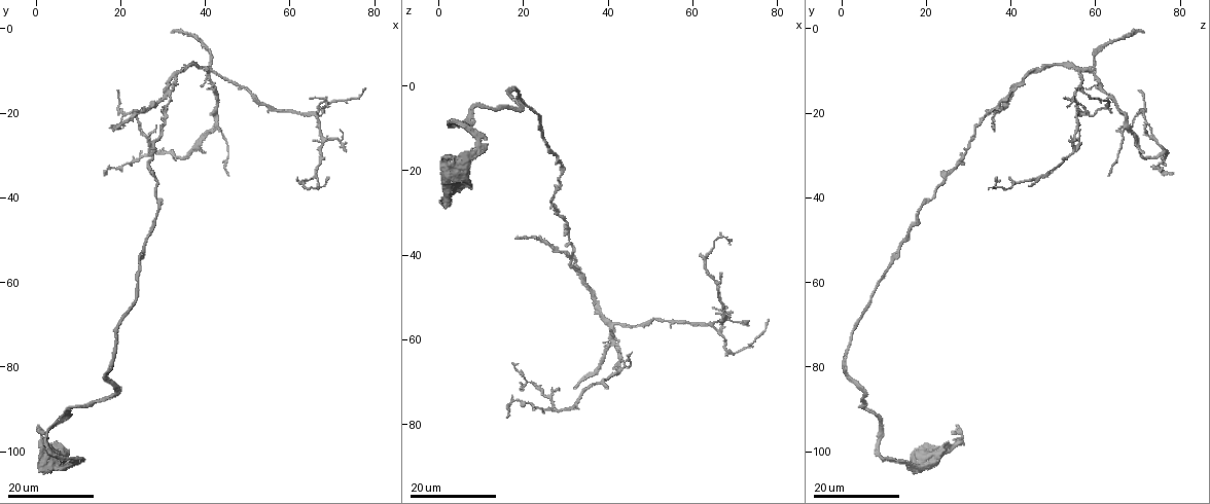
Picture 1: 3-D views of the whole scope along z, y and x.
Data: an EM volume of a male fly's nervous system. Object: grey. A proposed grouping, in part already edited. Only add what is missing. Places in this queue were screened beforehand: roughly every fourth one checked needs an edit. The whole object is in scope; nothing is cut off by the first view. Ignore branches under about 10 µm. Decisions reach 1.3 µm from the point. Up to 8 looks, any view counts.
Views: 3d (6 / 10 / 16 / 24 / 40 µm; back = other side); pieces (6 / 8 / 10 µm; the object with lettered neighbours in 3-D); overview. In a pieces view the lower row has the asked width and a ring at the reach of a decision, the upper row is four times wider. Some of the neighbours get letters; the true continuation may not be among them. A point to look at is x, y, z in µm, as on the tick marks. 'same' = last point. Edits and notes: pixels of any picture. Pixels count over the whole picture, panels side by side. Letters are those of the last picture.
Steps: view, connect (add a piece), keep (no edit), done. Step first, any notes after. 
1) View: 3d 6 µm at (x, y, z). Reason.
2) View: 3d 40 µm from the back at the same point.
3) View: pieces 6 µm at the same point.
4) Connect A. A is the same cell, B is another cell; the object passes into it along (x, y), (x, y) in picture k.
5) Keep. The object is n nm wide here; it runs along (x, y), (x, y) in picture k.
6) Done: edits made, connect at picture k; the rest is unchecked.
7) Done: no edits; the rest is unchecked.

View: 3d 16 µm at (32.0, 0.5, 71.5). Long arm stops here.

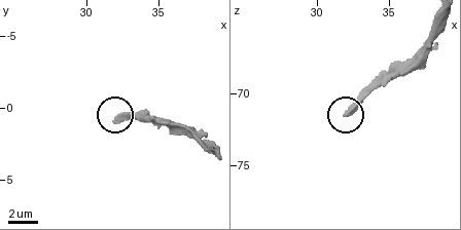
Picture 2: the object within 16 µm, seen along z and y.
View: pieces 10 µm at (32.2, 1.0, 71.6).

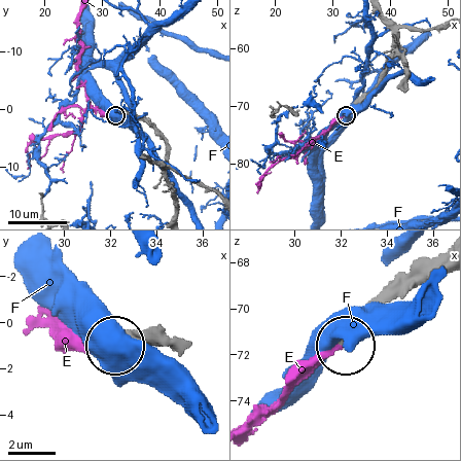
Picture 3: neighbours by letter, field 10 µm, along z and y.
Connect E. E is the same cell, F is another cell; it goes on there.

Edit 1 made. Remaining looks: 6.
View: overview. See it whole again.

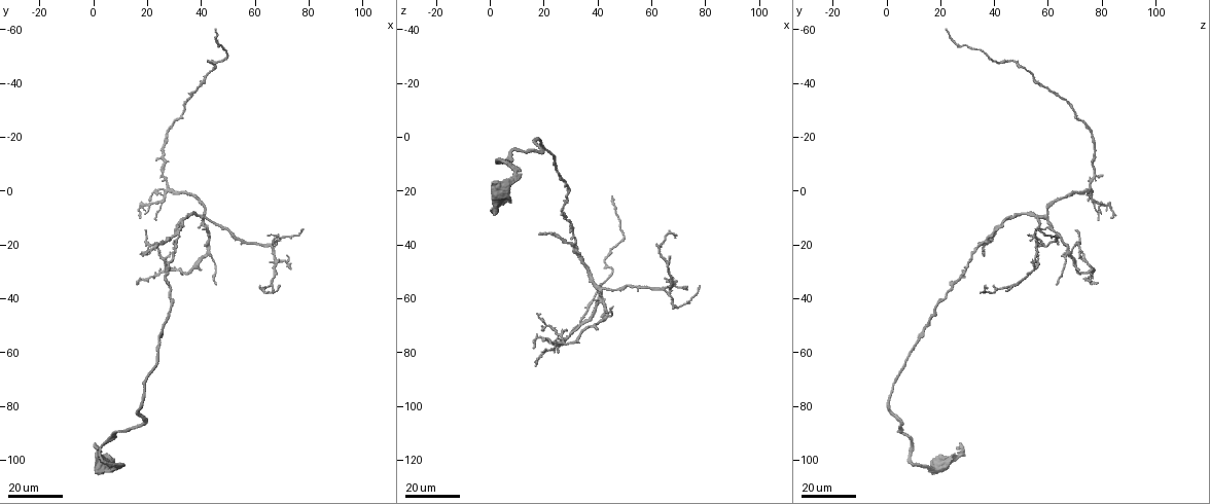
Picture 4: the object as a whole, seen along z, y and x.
View: 3d 16 µm at (46, 35, 63).

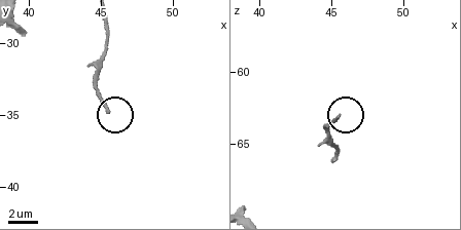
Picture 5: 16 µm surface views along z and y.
View: 3d 10 µm at (45.4, 34.6, 63.2).

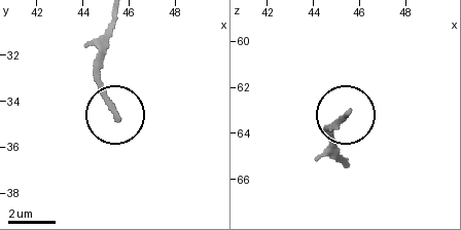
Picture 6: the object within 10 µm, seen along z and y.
View: pieces 10 µm at (45.5, 34.6, 63.2).

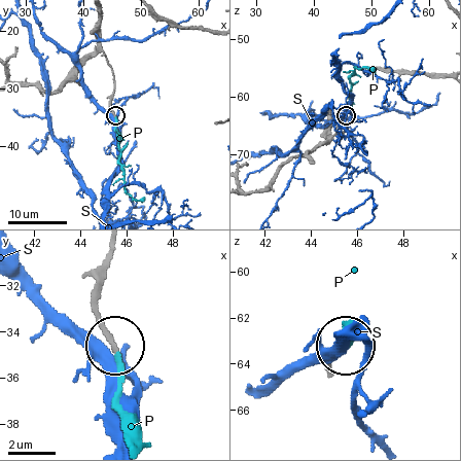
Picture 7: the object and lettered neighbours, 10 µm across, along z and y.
Connect P. The object is 190 nm wide here; P is the same cell, S is another cell; the object passes into it along (102, 287), (96, 315), (119, 374), (126, 438) in picture 7; the cell continues.

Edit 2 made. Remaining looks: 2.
Done: edits made, connect at picture 3, connect at picture 7; the rest is unchecked.

